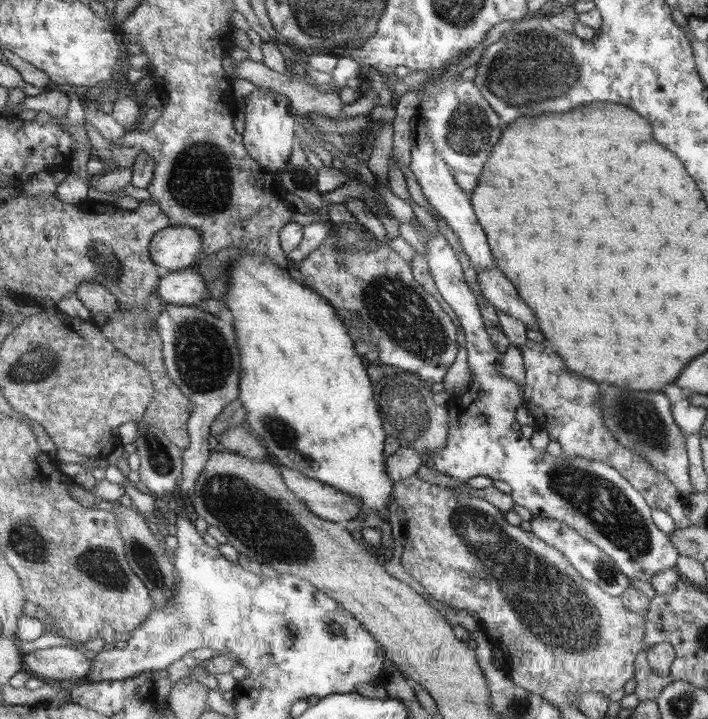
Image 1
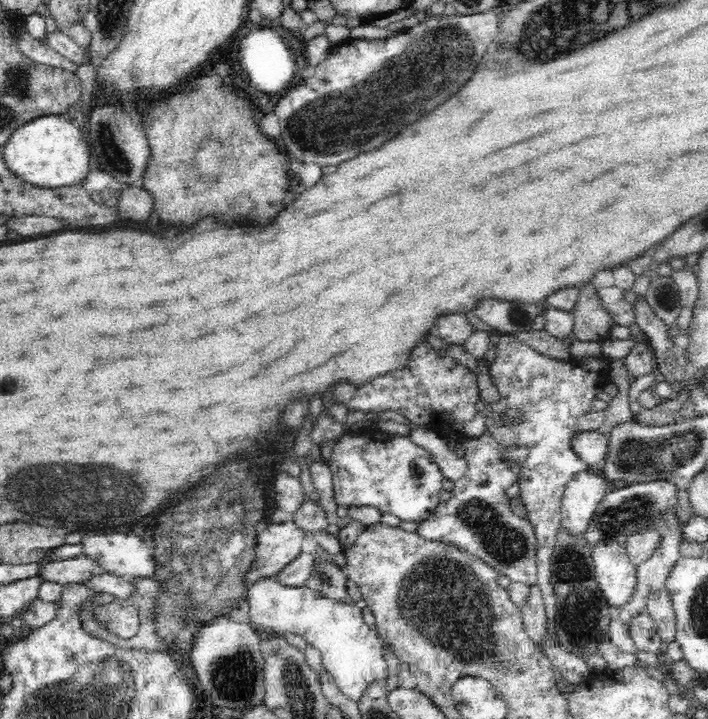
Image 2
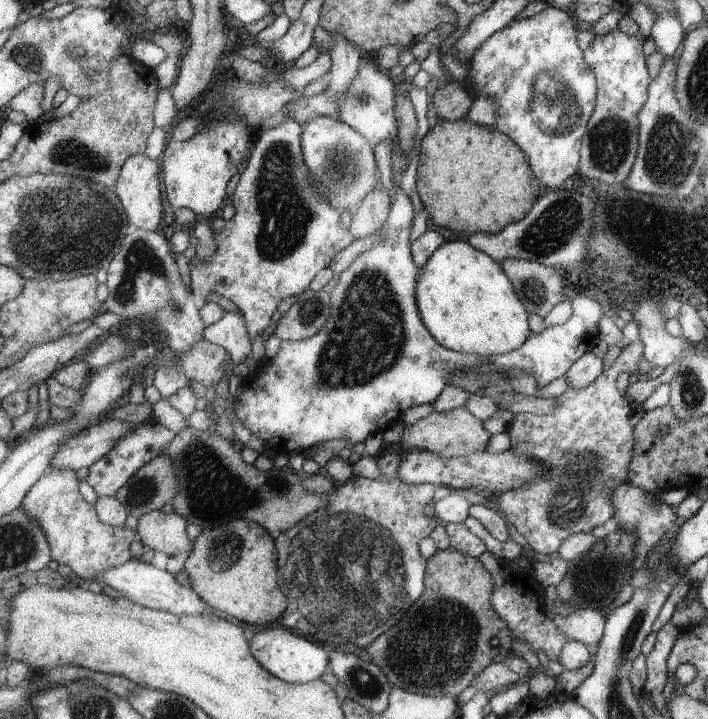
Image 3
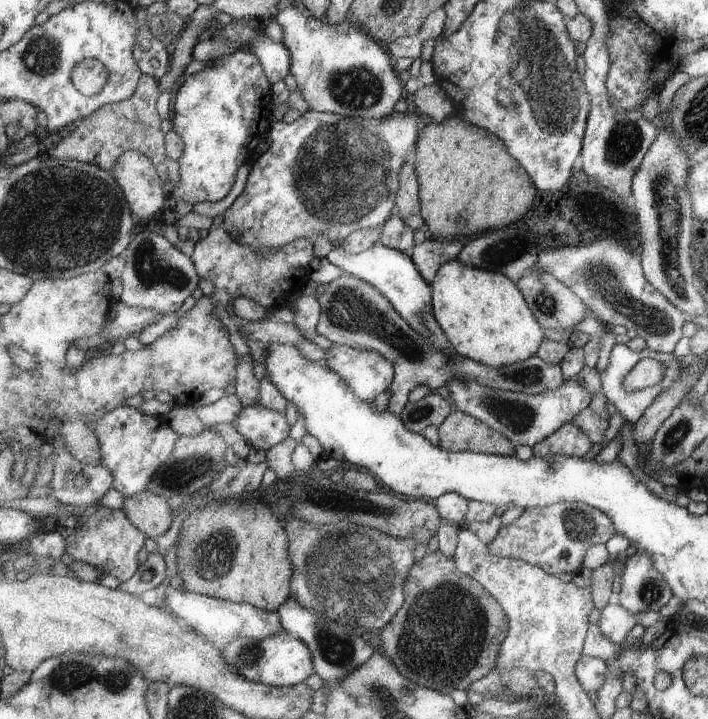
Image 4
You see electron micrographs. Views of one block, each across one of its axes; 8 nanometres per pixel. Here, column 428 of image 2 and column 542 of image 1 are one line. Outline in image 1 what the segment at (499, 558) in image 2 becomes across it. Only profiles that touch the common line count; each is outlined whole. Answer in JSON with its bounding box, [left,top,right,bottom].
[529,515,632,597]

